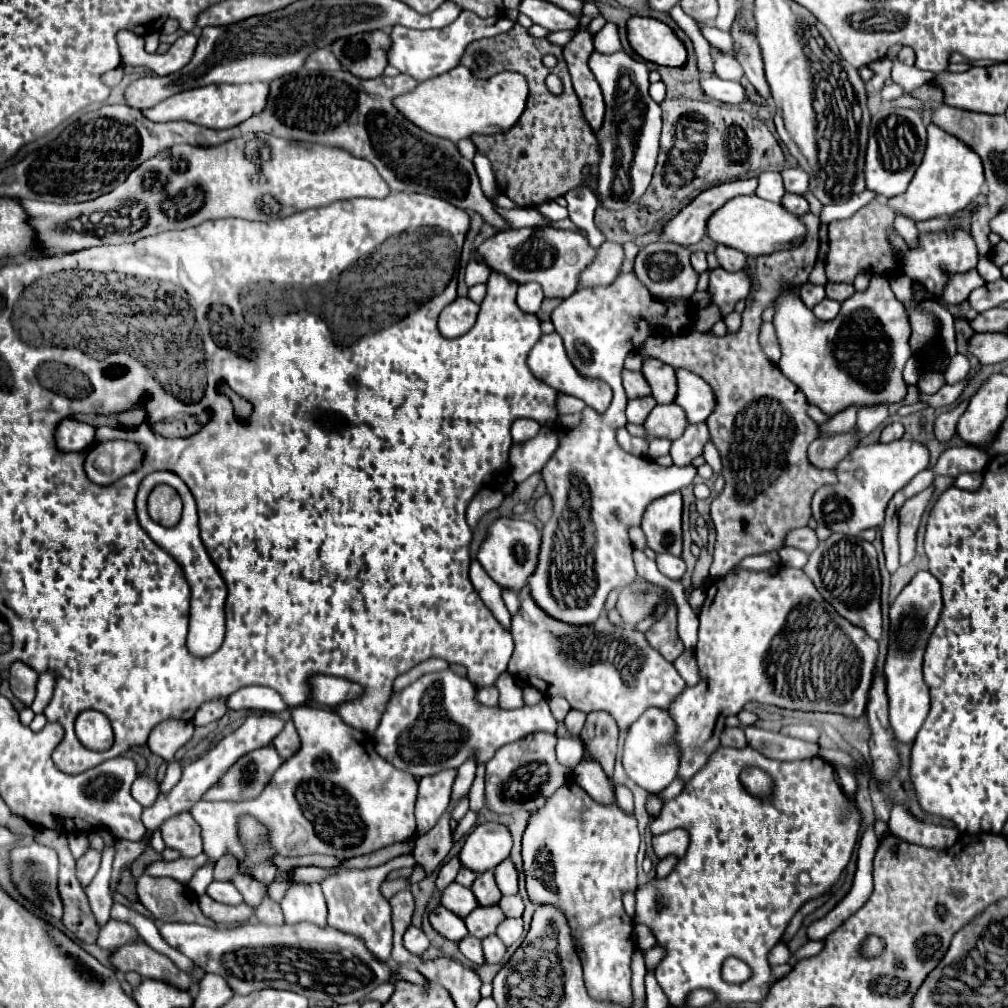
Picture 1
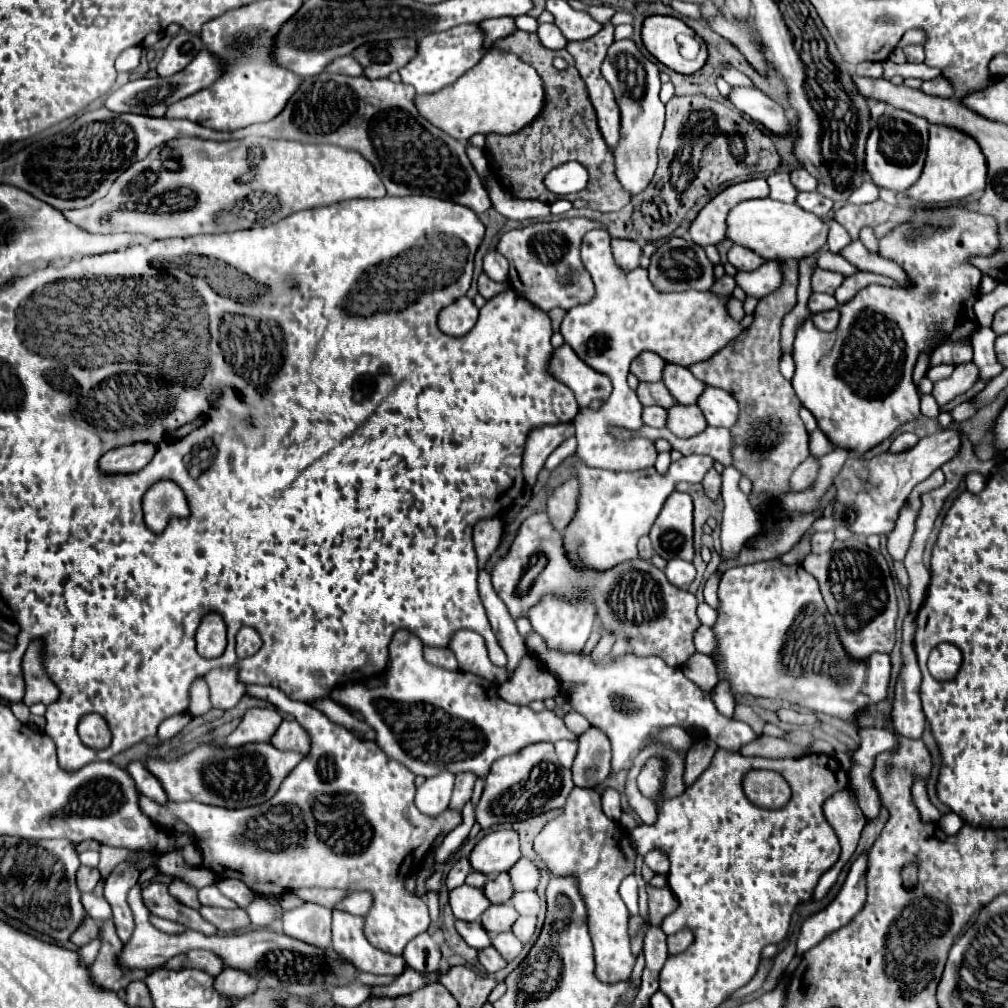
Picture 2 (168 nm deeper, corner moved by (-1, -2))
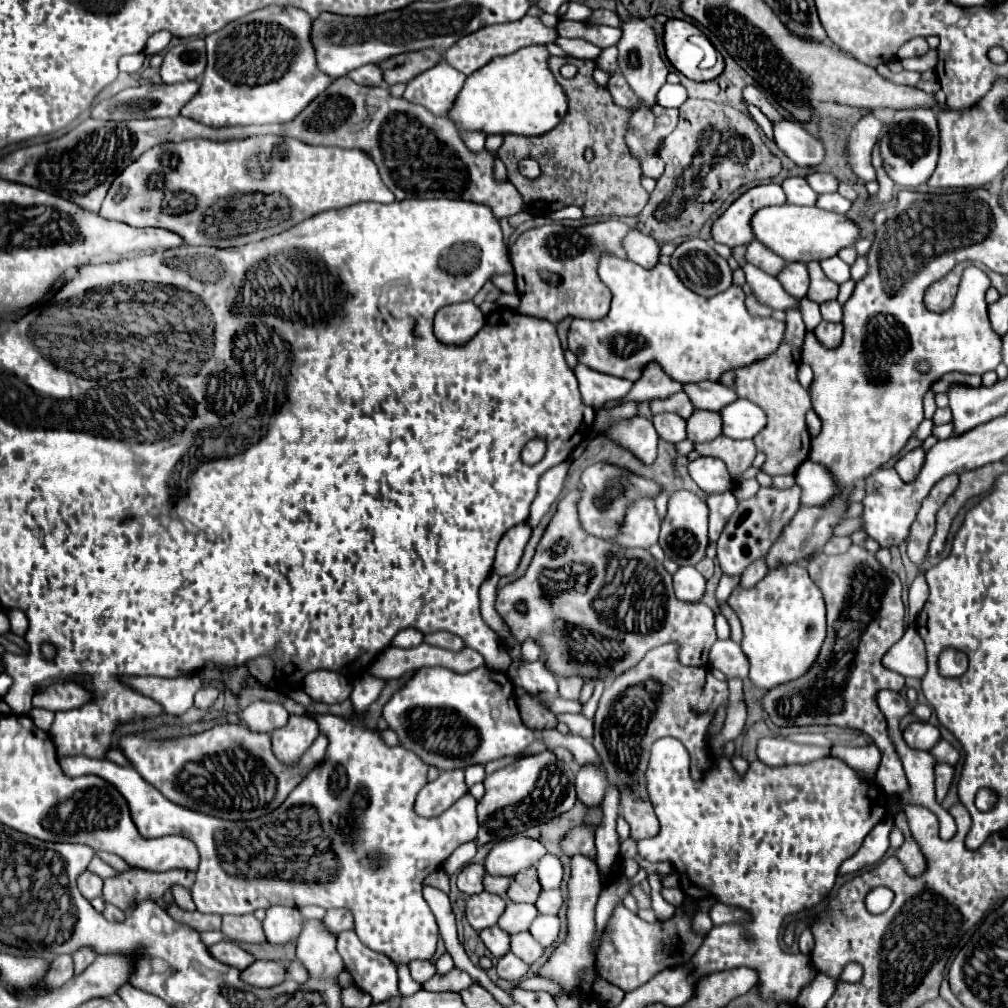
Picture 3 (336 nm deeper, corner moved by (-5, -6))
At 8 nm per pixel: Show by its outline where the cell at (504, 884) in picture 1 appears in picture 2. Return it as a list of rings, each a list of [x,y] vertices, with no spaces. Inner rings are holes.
[[[520,858],[510,868],[510,878],[514,882],[516,892],[518,890],[534,890],[540,882],[540,868],[530,858]]]

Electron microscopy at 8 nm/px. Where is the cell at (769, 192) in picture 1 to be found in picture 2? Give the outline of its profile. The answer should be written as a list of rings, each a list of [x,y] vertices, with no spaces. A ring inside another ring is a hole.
[[[774,172],[768,176],[768,186],[770,186],[770,198],[780,200],[780,202],[794,202],[798,196],[796,186],[790,182],[790,174],[786,172]]]

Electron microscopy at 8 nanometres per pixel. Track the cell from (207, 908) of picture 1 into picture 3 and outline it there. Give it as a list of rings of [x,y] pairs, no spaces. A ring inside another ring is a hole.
[[[244,914],[244,916],[222,916],[222,932],[226,938],[236,940],[236,942],[264,942],[264,930],[262,924],[252,916],[252,914]]]

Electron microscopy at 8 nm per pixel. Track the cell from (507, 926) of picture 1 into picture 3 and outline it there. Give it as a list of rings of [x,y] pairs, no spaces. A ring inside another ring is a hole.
[[[538,916],[532,926],[530,926],[530,934],[542,944],[542,946],[550,946],[554,944],[554,940],[558,938],[558,930],[560,930],[560,922],[556,916]]]

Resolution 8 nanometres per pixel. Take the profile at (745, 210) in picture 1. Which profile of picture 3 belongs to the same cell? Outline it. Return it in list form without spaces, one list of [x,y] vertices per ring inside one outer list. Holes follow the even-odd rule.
[[[782,204],[762,208],[750,220],[750,228],[754,230],[754,238],[758,242],[774,250],[780,258],[786,258],[786,262],[810,262],[806,258],[832,258],[838,254],[838,250],[854,244],[858,238],[858,226],[852,224],[846,216],[818,210],[816,206],[808,208]]]

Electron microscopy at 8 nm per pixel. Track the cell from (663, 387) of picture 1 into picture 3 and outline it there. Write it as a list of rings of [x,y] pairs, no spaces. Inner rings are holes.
[[[690,382],[690,384],[682,384],[684,392],[688,394],[688,398],[694,402],[694,408],[702,408],[702,410],[720,410],[724,406],[728,406],[730,402],[734,402],[738,396],[734,394],[734,390],[722,386],[720,382]]]

